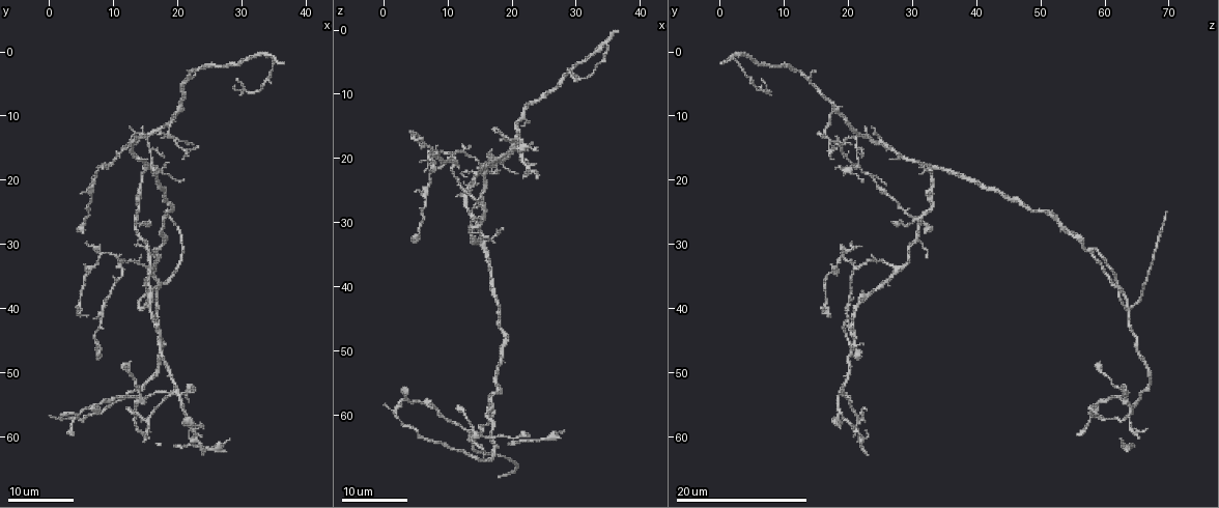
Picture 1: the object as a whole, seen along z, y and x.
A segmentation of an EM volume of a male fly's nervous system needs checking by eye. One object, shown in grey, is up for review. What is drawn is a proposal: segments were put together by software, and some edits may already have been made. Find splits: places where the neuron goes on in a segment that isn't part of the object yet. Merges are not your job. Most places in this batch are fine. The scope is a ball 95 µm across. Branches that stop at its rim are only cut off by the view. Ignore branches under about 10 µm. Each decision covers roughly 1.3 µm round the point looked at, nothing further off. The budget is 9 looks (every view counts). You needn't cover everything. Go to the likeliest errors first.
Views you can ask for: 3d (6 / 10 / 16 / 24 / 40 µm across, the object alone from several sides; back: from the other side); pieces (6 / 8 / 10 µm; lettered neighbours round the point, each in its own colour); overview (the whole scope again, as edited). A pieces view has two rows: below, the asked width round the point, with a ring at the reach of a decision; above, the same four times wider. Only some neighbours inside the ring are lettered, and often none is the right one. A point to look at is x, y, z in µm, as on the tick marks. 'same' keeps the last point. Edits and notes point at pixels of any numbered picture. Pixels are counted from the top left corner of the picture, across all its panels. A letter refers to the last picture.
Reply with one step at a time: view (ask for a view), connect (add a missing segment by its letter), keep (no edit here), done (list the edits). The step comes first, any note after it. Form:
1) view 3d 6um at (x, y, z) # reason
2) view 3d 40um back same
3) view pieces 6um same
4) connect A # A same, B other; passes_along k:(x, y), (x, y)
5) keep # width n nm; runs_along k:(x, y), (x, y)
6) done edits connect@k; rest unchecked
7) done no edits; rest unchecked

view 3d 16um at (18.0, 25.0, 69.5) # an open end

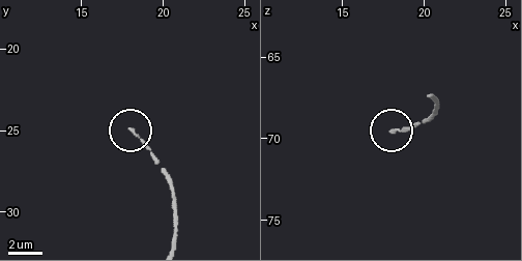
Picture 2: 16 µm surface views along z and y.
view pieces 10um at (18.1, 25.0, 69.6)

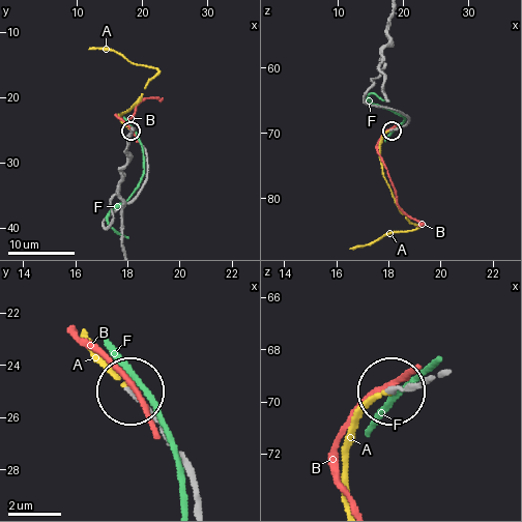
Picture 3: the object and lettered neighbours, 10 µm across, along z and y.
connect A # A same, B other, F other; the neuron continues

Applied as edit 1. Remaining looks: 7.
view overview # redraw

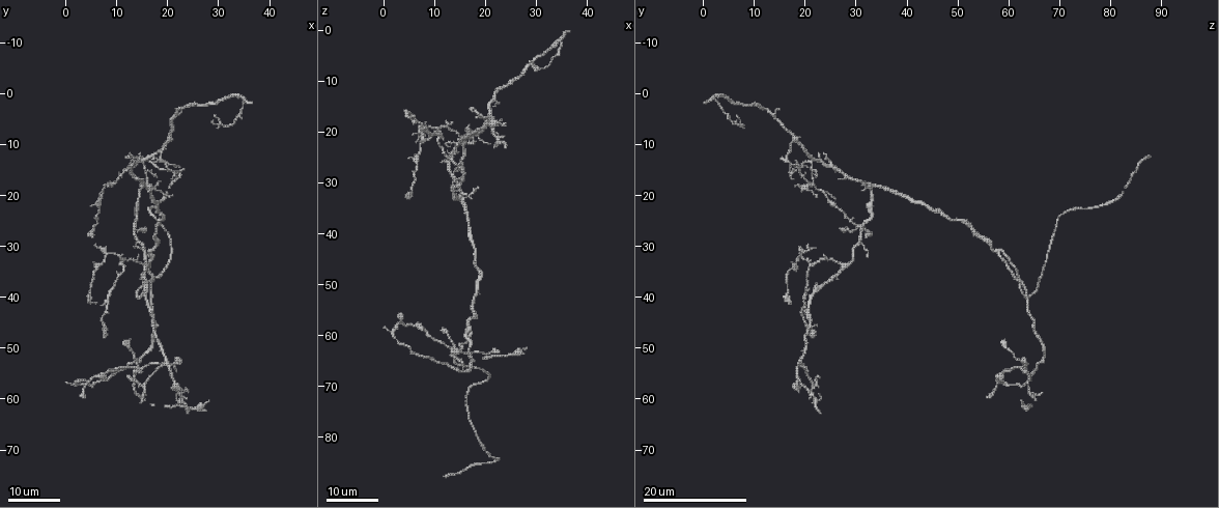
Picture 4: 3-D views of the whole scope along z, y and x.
view 3d 24um at (22.5, 52.5, 63.5) # stops while still wide

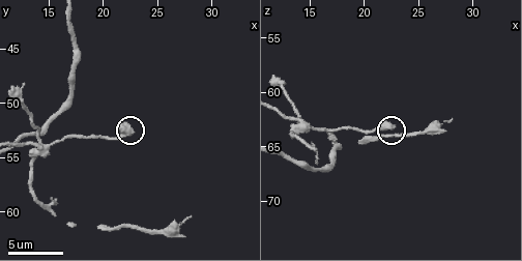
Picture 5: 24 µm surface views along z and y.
view pieces 10um at (22.6, 52.6, 63.0) # see the neighbours

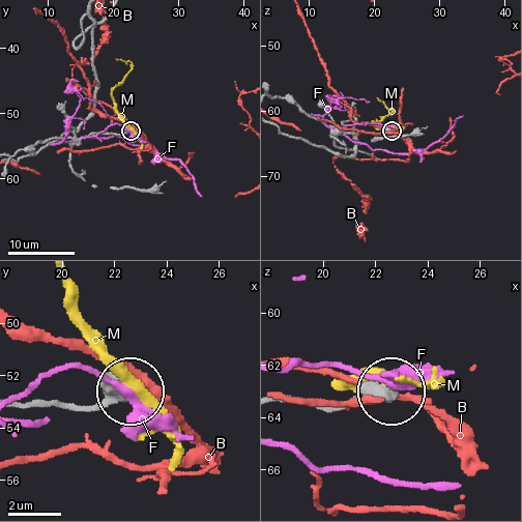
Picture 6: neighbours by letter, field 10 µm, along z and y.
keep # width 560 nm; B other, F other, M other; runs_along 6:(21, 405), (108, 405), (126, 394); no lettered segment goes on from it

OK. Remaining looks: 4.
view 3d 16um at (28.5, 5.5, 6.5) # free end

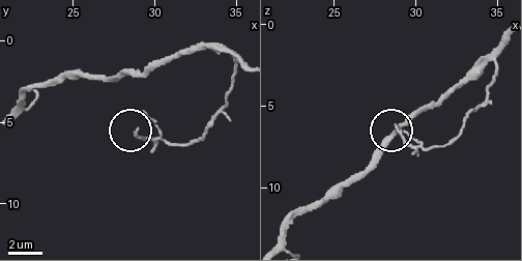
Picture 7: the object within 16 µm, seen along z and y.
view pieces 10um at (28.8, 5.6, 6.2)

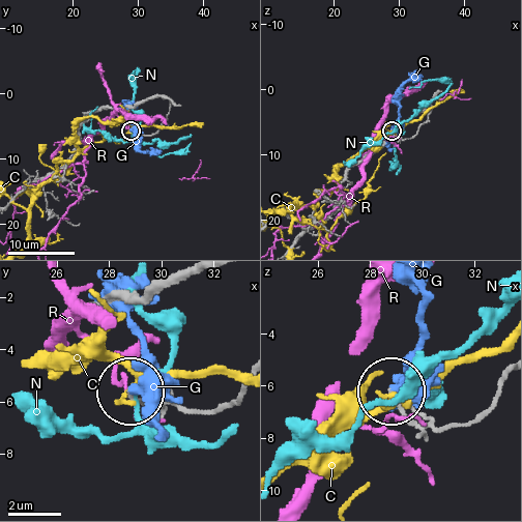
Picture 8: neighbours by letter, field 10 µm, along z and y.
keep # width 140 nm; C other, G other, N other, R other; none of them fits

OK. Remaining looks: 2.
view 3d 24um at (7.5, 48.0, 21.5) # end of a long branch

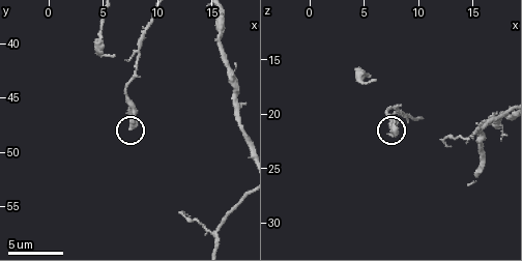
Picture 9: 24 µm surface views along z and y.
view pieces 6um at (7.6, 47.8, 21.4)

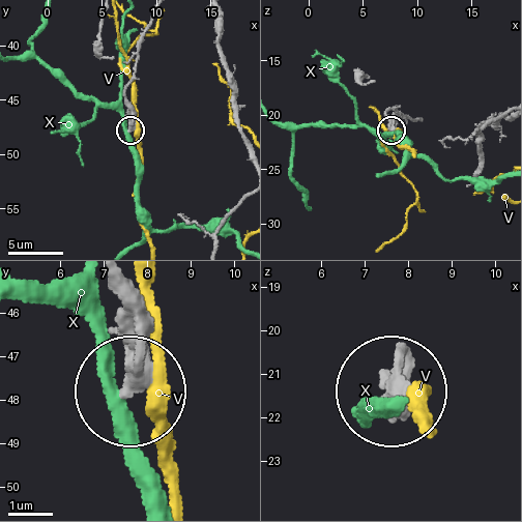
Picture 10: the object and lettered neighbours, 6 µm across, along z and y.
keep # width 470 nm; V other, X other; runs_along 10:(152, 18), (125, 90), (131, 128); no lettered segment goes on from it

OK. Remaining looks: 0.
done edits connect@3; rest unchecked

